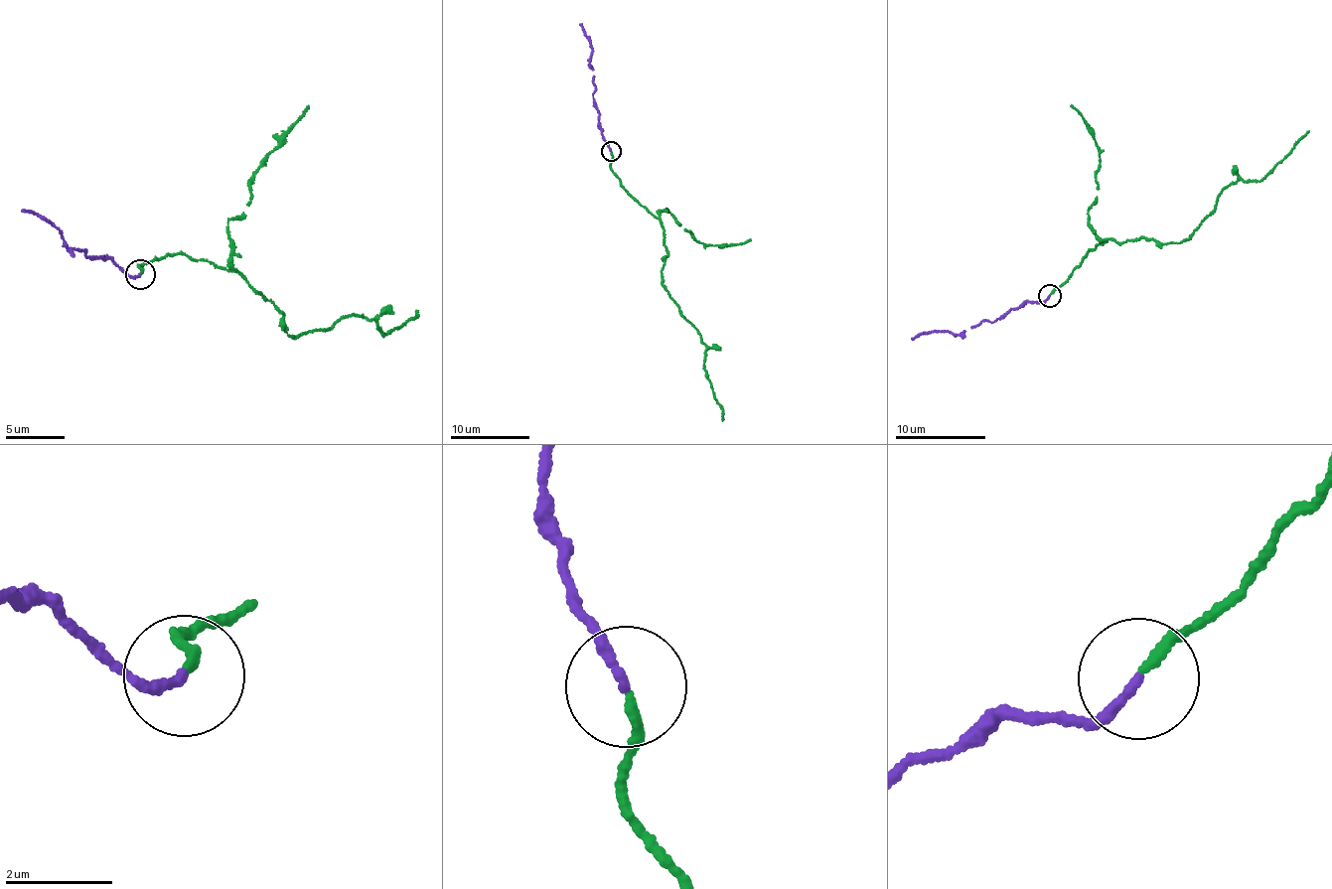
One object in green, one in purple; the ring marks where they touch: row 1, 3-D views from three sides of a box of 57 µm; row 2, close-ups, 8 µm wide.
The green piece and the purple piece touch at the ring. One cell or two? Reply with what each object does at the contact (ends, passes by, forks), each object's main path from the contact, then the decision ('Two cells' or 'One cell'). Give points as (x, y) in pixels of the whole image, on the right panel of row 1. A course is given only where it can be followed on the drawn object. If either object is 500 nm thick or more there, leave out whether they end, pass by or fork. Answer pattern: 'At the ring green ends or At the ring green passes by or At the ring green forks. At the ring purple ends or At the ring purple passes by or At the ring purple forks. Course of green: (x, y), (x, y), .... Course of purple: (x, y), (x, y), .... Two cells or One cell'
At the ring green ends. At the ring purple ends. Course of green: (1049, 294), (1108, 239), (1190, 239), (1223, 188), (1239, 179), (1262, 181), (1309, 131). Course of purple: (1049, 296), (1040, 304), (1024, 304), (994, 321), (960, 332), (924, 332), (912, 339). One cell

